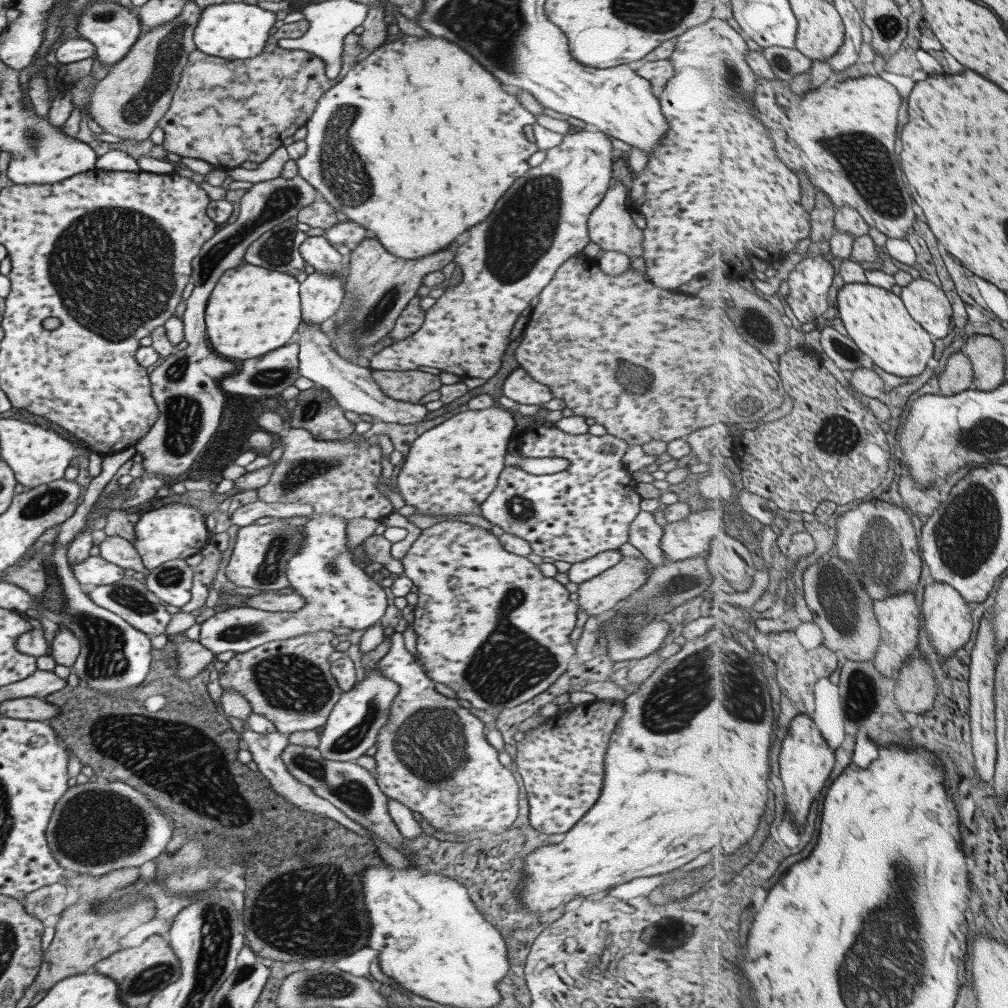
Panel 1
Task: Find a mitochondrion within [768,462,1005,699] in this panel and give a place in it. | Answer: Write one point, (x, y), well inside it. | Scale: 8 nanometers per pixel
(965, 535)

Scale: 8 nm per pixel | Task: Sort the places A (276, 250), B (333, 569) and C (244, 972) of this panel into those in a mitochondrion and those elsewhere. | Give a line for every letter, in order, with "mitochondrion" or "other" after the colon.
A: mitochondrion
B: mitochondrion
C: mitochondrion

